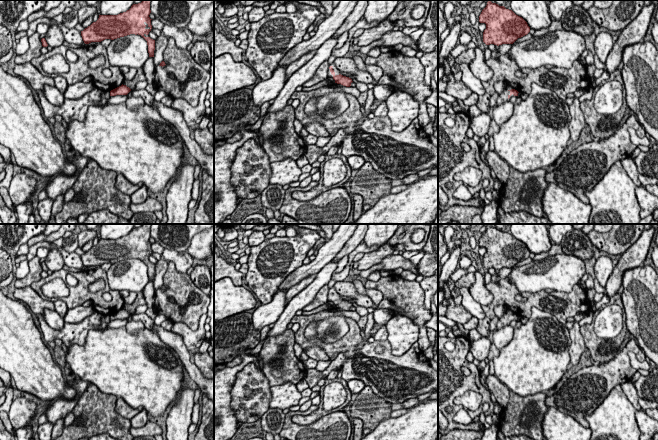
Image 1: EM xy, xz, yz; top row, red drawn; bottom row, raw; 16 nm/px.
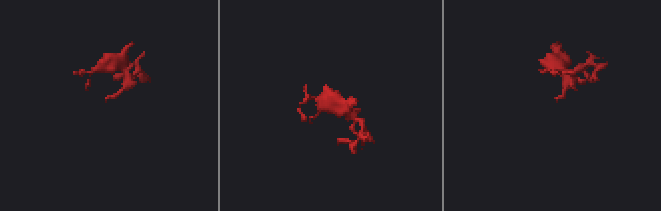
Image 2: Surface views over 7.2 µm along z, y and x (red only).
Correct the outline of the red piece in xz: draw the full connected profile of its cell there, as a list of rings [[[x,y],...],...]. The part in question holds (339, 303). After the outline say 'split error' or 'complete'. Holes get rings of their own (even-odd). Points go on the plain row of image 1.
[[[334,287],[329,289],[328,301],[332,301],[335,304],[335,307],[341,308],[346,311],[350,311],[351,307],[353,306],[351,302],[340,298],[340,295],[337,293]]]; split error

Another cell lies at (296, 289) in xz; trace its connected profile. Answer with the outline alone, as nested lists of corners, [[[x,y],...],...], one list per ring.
[[[317,274],[308,276],[304,278],[302,281],[291,287],[286,292],[286,305],[290,302],[290,300],[297,294],[299,294],[303,289],[305,289],[312,281],[315,279]]]

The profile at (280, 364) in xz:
[[[291,329],[264,340],[259,355],[262,358],[262,371],[270,387],[286,382],[296,385],[304,380],[307,369],[295,355],[295,343],[295,333]]]

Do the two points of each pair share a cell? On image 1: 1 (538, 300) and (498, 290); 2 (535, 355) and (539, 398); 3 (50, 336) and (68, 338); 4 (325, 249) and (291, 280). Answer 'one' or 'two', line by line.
1: one
2: two
3: one
4: one

